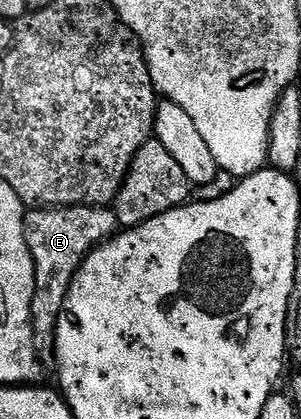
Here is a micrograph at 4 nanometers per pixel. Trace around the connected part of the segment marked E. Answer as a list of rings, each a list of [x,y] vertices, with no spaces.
[[[34,207],[25,210],[24,232],[34,261],[32,331],[41,348],[53,346],[66,293],[87,255],[121,230],[115,210],[107,207]]]

